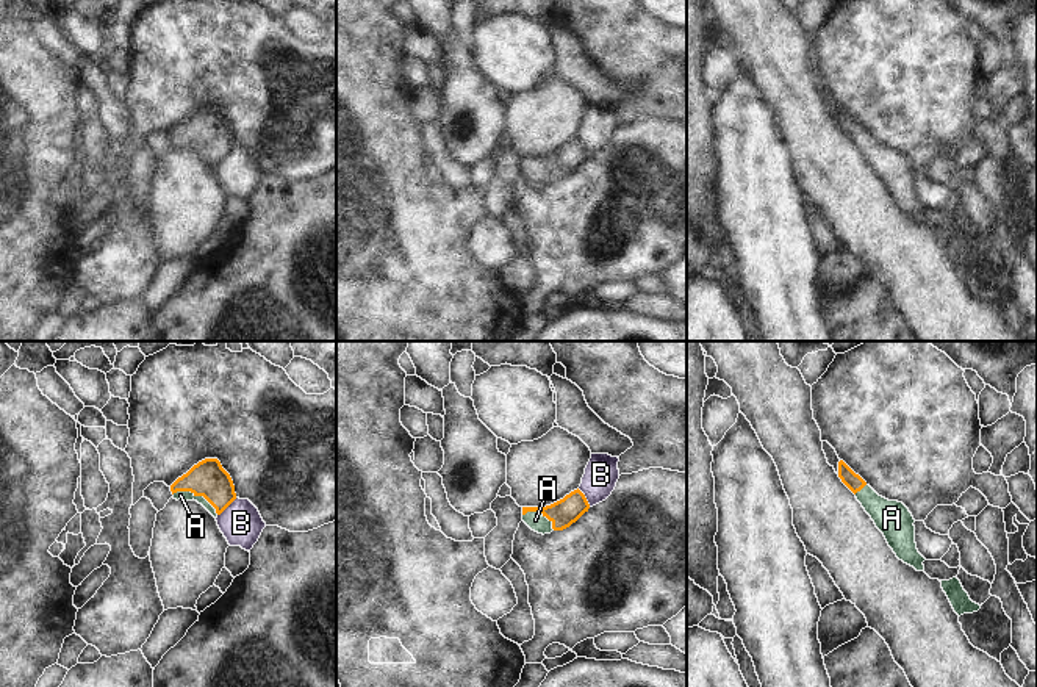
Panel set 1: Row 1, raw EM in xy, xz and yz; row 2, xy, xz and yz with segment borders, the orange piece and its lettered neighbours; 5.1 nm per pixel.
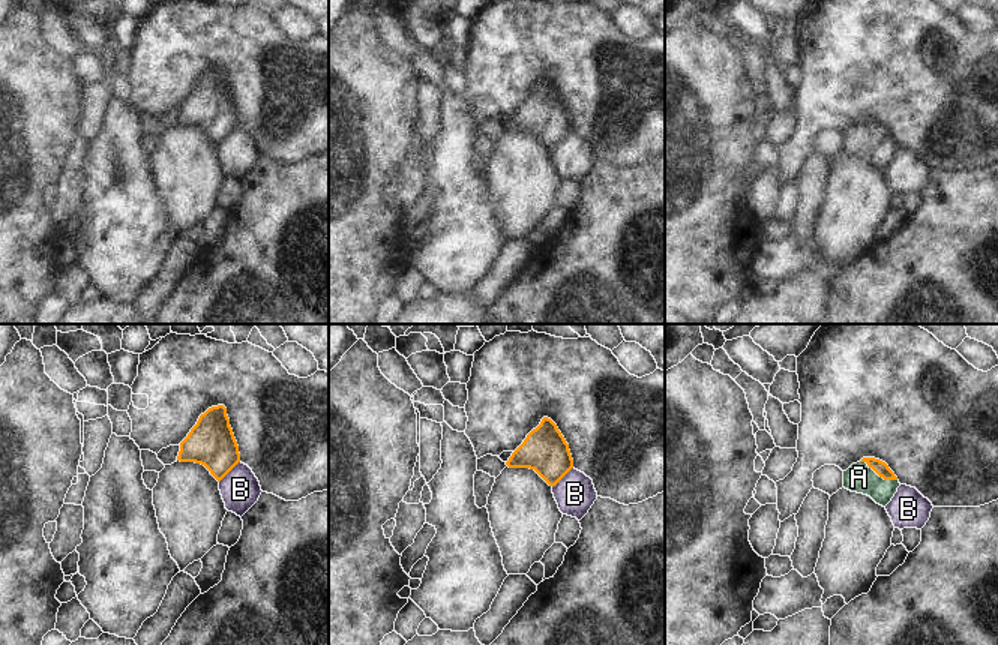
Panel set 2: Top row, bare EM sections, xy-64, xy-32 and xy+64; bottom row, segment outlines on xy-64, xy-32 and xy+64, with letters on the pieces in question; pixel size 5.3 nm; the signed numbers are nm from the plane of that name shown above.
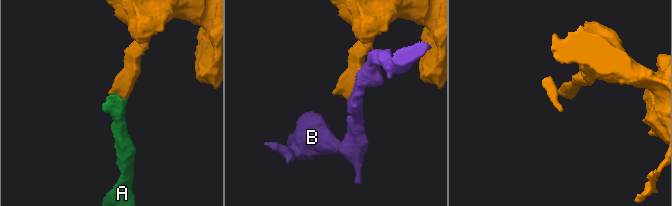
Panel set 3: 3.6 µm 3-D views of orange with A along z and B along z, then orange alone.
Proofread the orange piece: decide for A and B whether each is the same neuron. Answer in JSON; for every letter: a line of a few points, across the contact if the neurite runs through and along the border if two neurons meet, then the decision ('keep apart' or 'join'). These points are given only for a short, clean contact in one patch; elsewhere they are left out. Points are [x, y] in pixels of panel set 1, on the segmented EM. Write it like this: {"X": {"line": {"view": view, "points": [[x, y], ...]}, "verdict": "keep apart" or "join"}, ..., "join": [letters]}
{"A": {"line": {"view": "xy", "points": [[208, 479], [196, 495], [180, 495]]}, "verdict": "join"}, "B": {"verdict": "keep apart"}, "join": ["A"]}

